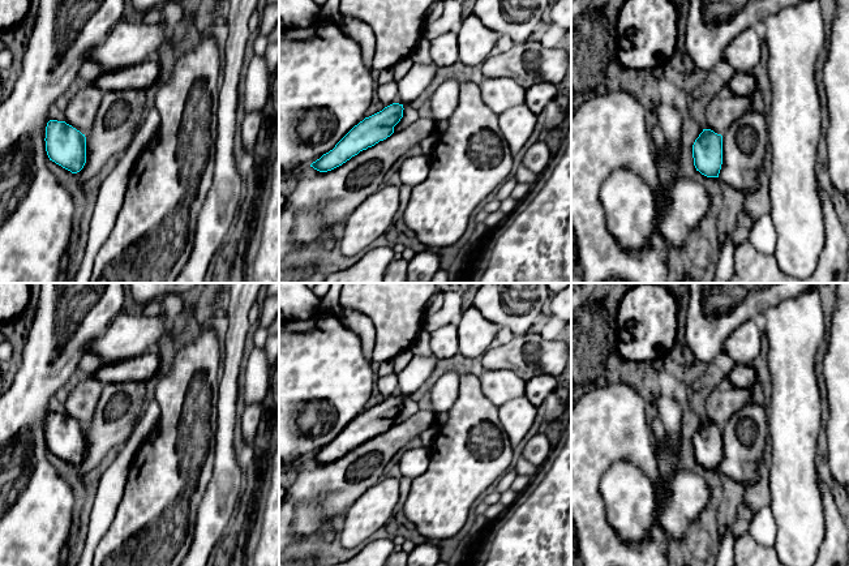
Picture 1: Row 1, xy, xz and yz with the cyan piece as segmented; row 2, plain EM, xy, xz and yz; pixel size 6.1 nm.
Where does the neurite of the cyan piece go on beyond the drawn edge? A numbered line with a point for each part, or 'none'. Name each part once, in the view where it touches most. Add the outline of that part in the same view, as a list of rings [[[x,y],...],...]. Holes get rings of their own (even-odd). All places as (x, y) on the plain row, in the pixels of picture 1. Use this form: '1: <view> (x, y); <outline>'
none

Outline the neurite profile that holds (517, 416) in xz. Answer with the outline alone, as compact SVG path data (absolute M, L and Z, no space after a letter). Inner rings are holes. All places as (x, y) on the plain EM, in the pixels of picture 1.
M526 396L507 400L498 407L499 425L497 433L506 436L510 443L515 446L531 429L536 413L537 407Z

